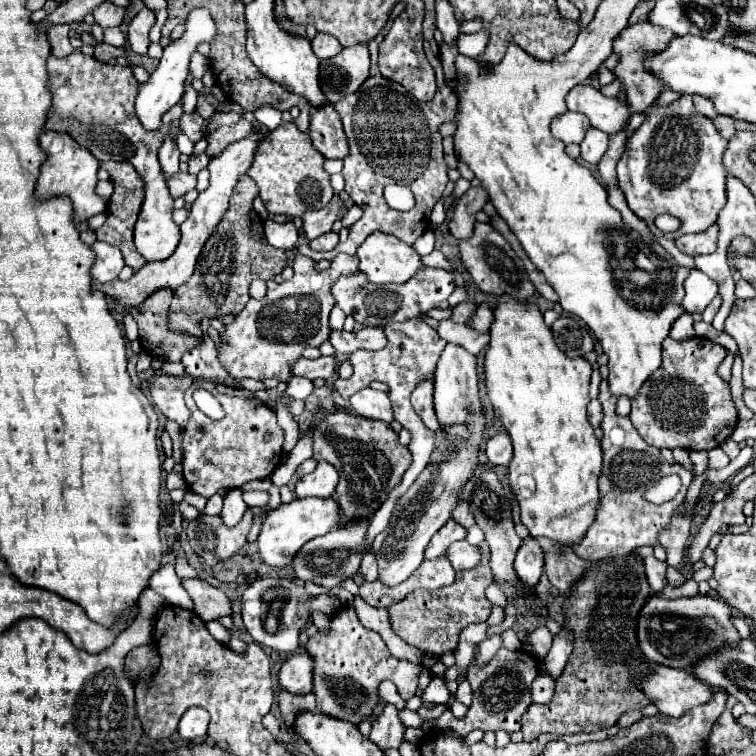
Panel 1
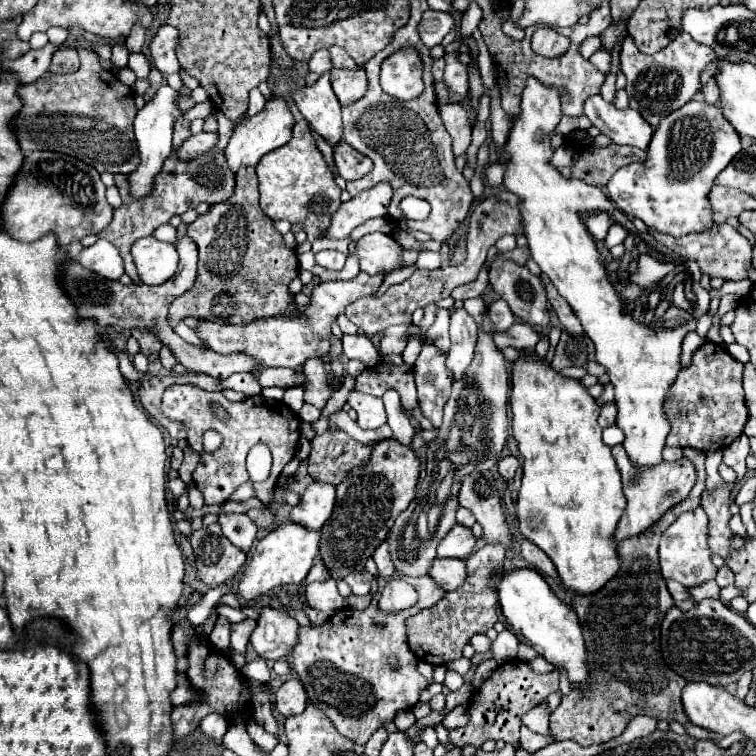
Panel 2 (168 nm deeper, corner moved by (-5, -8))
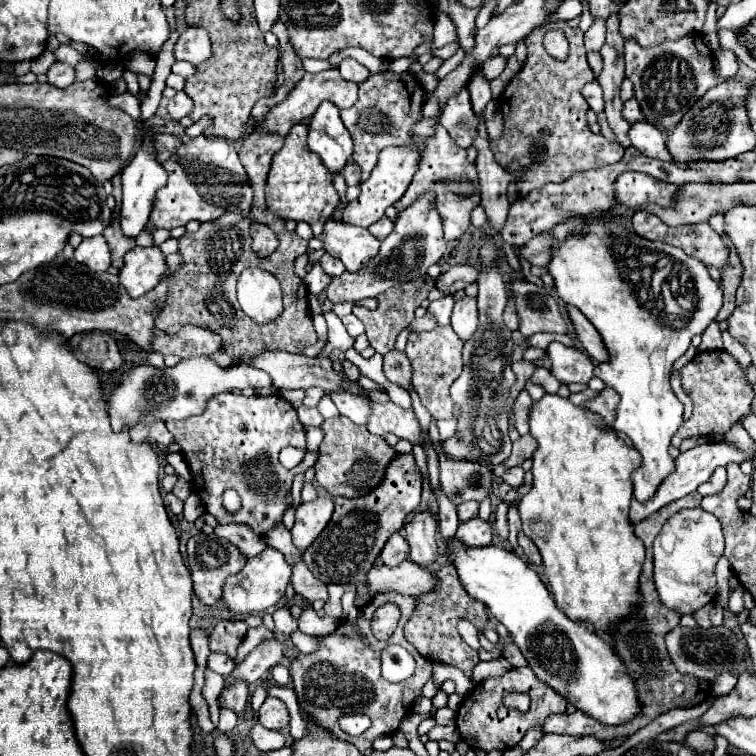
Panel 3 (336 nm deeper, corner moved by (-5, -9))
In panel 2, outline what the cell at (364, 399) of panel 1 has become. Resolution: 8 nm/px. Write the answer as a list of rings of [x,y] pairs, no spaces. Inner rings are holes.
[[[351,391],[347,403],[357,413],[357,423],[361,429],[379,429],[381,425],[387,423],[387,413],[379,397]]]

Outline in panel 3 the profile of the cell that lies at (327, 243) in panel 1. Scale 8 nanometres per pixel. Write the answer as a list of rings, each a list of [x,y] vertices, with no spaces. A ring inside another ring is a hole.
[[[323,254],[319,262],[321,262],[323,270],[325,270],[327,274],[331,274],[331,276],[341,276],[341,274],[345,272],[345,268],[343,268],[343,262],[341,262],[341,260],[335,260],[333,256],[327,256],[327,254]]]

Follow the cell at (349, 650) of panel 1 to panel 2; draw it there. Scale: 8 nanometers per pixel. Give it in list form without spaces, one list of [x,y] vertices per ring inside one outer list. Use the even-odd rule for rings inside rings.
[[[403,575],[403,579],[419,593],[415,607],[391,615],[381,613],[377,609],[377,599],[385,581],[379,581],[379,589],[365,611],[345,607],[319,627],[299,627],[299,639],[291,653],[291,669],[303,683],[309,703],[319,707],[341,735],[359,745],[365,745],[369,737],[379,727],[393,721],[399,711],[415,707],[421,691],[429,685],[427,679],[417,671],[419,659],[407,645],[405,621],[421,609],[433,607],[439,599],[443,599],[445,591],[439,591],[439,587],[435,587],[435,583],[431,583],[427,577]],[[393,653],[399,657],[397,671],[391,671],[387,663],[387,657]]]

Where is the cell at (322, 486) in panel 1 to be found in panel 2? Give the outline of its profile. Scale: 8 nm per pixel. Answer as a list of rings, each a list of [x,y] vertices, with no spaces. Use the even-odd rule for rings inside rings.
[[[311,483],[305,493],[303,501],[291,509],[291,523],[299,523],[311,531],[319,531],[323,523],[331,517],[335,505],[335,489],[327,483]]]

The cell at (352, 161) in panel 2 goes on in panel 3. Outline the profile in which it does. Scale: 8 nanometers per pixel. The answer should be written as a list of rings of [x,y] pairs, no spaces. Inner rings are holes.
[[[347,162],[347,168],[343,168],[343,176],[347,186],[357,186],[361,182],[361,168],[353,162]]]

